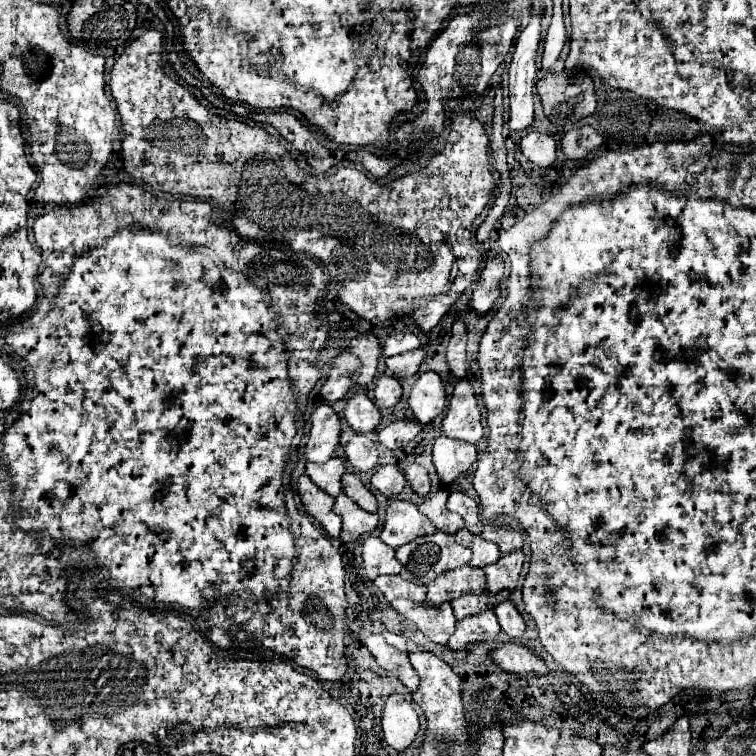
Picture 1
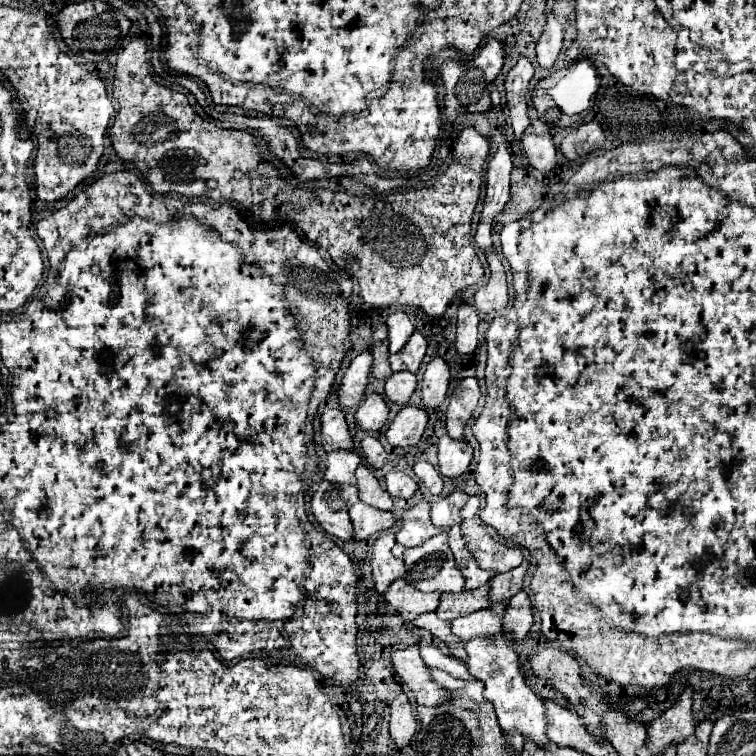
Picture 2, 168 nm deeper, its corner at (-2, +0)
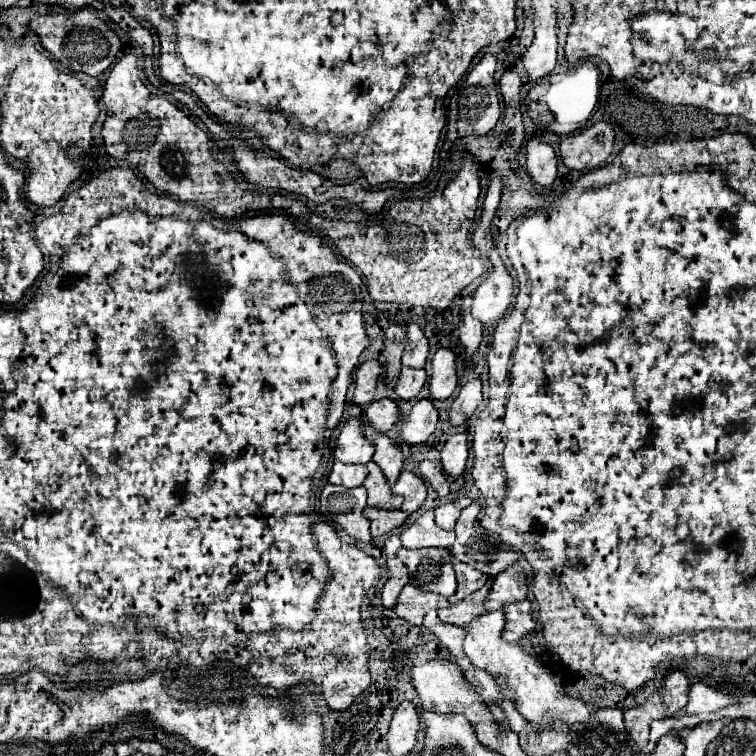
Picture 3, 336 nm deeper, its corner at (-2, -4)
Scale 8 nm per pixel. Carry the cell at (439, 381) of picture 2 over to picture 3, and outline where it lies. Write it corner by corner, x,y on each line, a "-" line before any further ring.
441,348
435,352
431,366
433,366
431,380
429,380
431,398
447,400
457,386
457,382
455,382
455,354
447,348

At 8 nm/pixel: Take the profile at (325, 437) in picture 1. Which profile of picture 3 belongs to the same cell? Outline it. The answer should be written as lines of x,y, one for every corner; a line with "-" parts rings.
350,417
341,426
341,432
333,450
335,458
347,464
367,464
373,458
373,448
363,436
358,418

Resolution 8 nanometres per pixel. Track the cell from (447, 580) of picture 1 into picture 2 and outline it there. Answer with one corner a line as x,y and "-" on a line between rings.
489,584
477,590
463,590
459,594
443,594
441,604
437,608
437,616
441,620
455,620
459,616
467,616
475,610
483,610
491,606
489,602

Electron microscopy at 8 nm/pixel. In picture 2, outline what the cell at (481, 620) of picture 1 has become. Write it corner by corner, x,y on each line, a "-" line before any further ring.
495,636
495,638
489,638
489,640
475,638
475,640
469,640
465,644
465,650
469,654
467,668
469,668
469,672
475,678
483,680
485,698
489,702
493,702
501,728
505,732
519,730
523,736
529,736
535,744
545,746
547,744
547,736
545,736
545,724
547,724
545,722
545,706
535,696
535,692
525,684
525,676
521,674
521,666
519,666
519,656
509,646
509,642
503,640
503,636

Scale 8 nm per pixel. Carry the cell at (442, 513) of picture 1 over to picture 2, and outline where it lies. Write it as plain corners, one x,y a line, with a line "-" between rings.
455,490
453,494
431,504
431,520
435,526
449,530
455,524
461,524
461,508
467,502
467,494

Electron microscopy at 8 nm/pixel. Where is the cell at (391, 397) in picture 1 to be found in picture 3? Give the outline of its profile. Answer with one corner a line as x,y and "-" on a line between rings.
403,368
399,378
397,378
397,384
395,384
395,394
401,400
413,400
413,398
417,398
421,388
425,386
425,380
427,380
425,370

